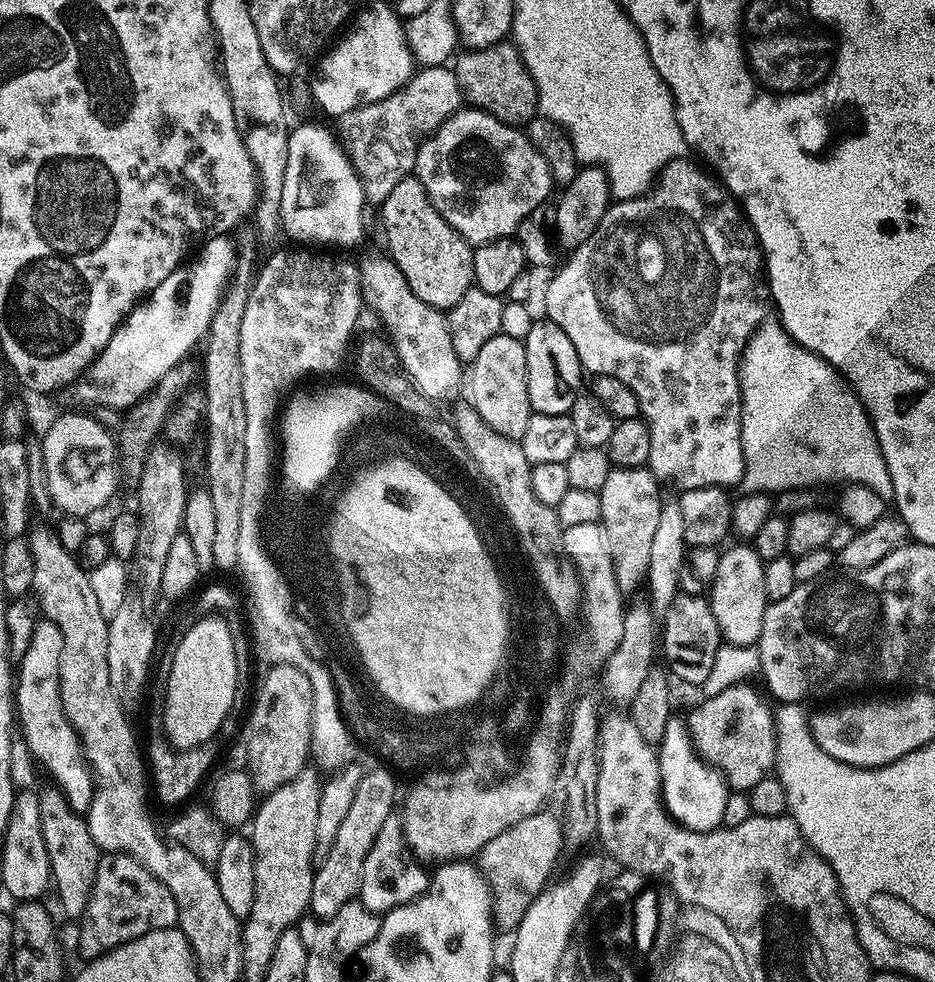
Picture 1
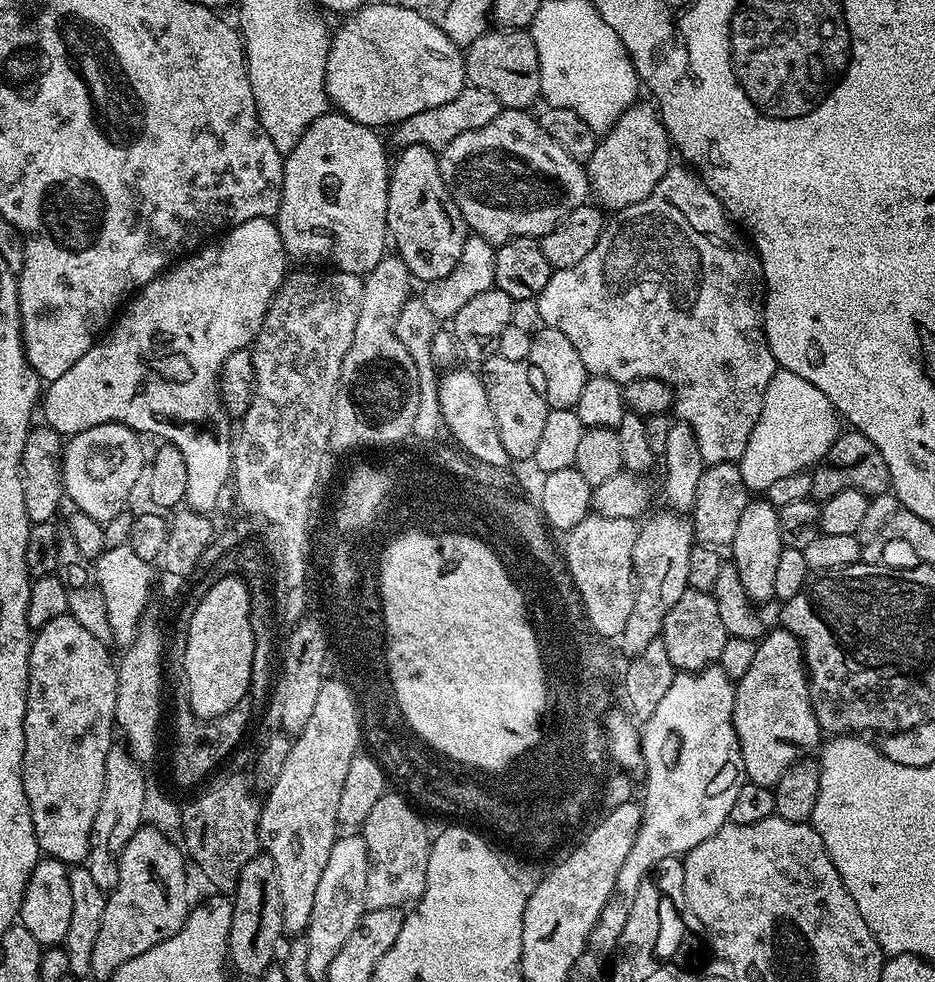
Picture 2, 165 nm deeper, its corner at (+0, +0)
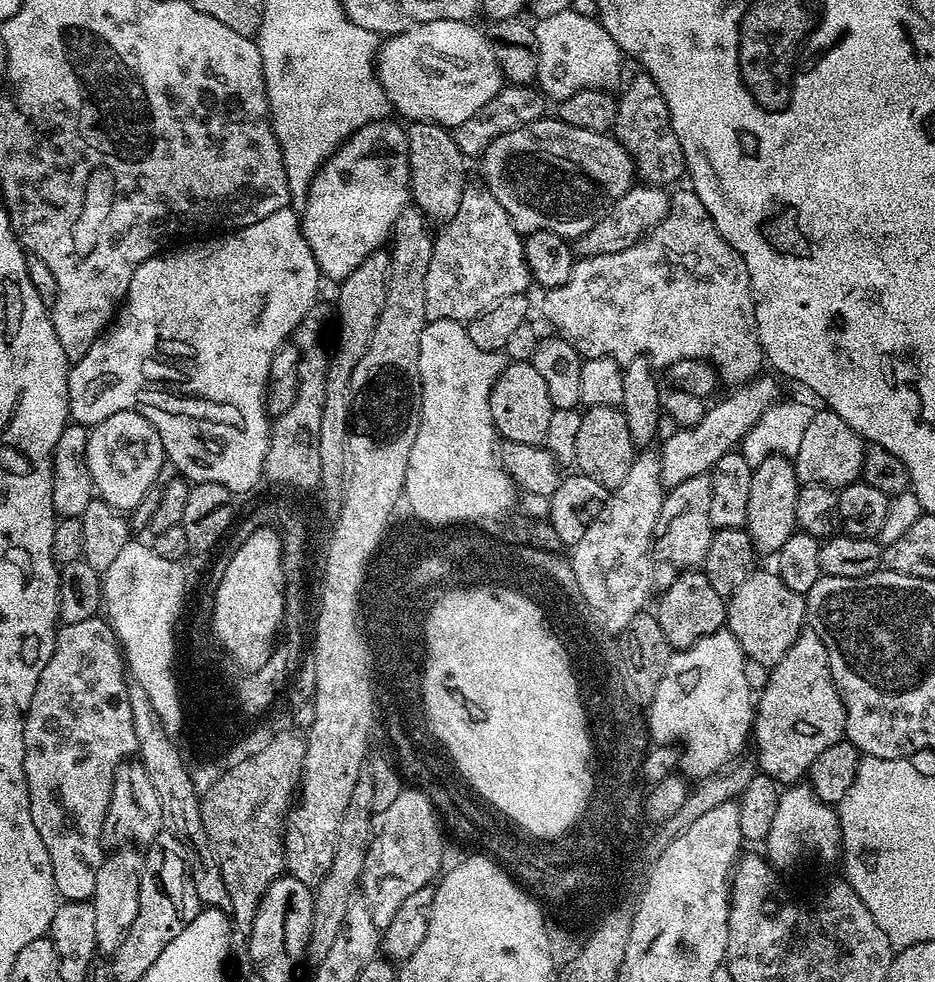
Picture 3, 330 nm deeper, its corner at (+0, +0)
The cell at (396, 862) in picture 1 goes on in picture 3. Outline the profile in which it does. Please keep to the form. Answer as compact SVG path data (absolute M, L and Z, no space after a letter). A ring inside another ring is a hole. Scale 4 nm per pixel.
M411 786L401 790L396 801L386 806L386 810L373 815L372 839L359 887L362 892L364 890L362 899L368 905L370 918L374 918L376 928L382 930L390 926L402 902L406 902L410 894L429 887L441 875L445 867L443 835L441 821L428 801L428 795Z

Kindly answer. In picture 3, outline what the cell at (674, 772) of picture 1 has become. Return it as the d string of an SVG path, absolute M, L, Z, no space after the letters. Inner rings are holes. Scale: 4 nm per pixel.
M727 627L719 628L689 648L673 651L669 655L664 676L658 682L651 700L647 701L647 735L657 745L671 745L673 742L679 745L682 749L679 753L679 771L685 777L693 776L693 781L715 776L743 753L740 751L747 740L749 743L754 723L754 692L746 682L743 670L745 659L742 646L738 646L738 638L734 638Z

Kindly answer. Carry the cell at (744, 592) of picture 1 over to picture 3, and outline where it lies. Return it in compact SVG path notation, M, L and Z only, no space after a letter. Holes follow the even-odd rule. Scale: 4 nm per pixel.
M767 456L762 463L755 465L750 482L750 506L746 506L746 531L757 553L779 552L786 538L797 531L794 502L798 502L801 486L796 479L796 465L787 456Z

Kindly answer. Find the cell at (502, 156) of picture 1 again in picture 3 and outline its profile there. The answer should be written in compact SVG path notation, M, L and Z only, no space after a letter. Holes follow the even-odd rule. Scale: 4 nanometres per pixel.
M559 118L548 119L535 120L526 126L518 126L518 130L510 130L510 134L502 134L502 138L494 138L478 160L480 172L484 175L482 184L489 194L498 198L498 206L510 214L521 234L550 230L565 238L575 238L586 234L600 215L633 187L632 156L611 135L582 130Z

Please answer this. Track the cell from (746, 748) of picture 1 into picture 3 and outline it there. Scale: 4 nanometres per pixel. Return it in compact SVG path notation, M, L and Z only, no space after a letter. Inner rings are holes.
M797 642L772 669L769 680L764 689L758 692L758 699L754 704L754 723L751 735L756 740L755 763L763 775L775 780L777 785L791 786L807 773L808 767L822 754L822 750L834 746L840 740L845 739L844 703L836 692L836 687L830 682L824 684L796 684L796 660L804 660L808 656L808 648L804 642Z

